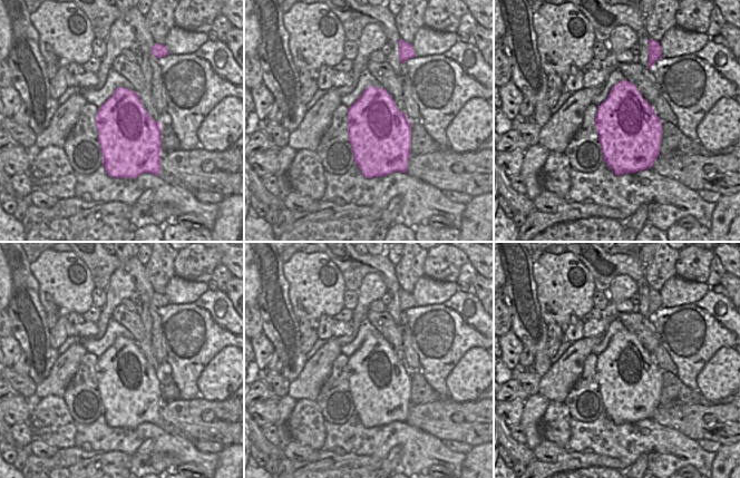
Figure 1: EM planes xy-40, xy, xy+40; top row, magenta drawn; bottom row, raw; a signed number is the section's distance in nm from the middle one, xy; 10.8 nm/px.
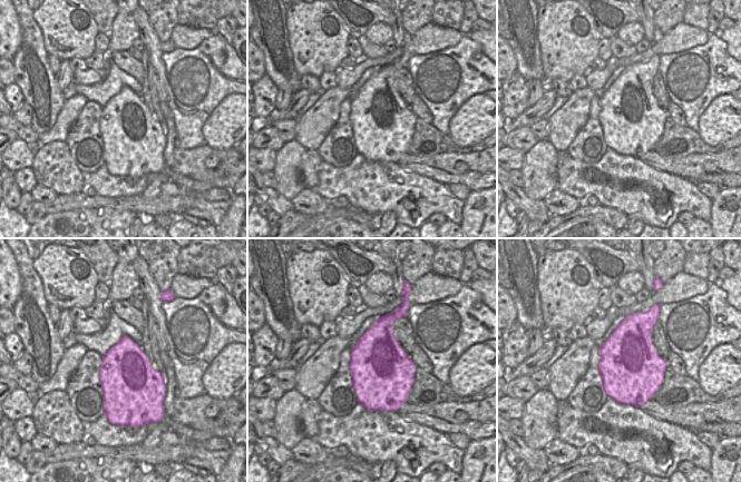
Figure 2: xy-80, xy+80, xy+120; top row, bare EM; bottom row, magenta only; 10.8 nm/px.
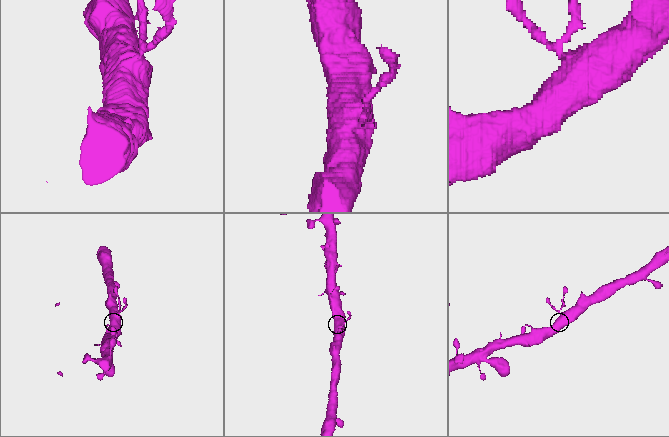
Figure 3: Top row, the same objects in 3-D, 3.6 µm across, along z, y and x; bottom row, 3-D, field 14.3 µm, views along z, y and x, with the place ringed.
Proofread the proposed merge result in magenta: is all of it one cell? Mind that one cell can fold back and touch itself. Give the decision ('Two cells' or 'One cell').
One cell.

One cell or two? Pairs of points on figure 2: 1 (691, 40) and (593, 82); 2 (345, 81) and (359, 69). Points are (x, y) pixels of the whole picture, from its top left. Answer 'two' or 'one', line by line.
1: one
2: one

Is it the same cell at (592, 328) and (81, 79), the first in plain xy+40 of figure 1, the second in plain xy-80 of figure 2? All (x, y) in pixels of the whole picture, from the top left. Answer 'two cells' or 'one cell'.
one cell

